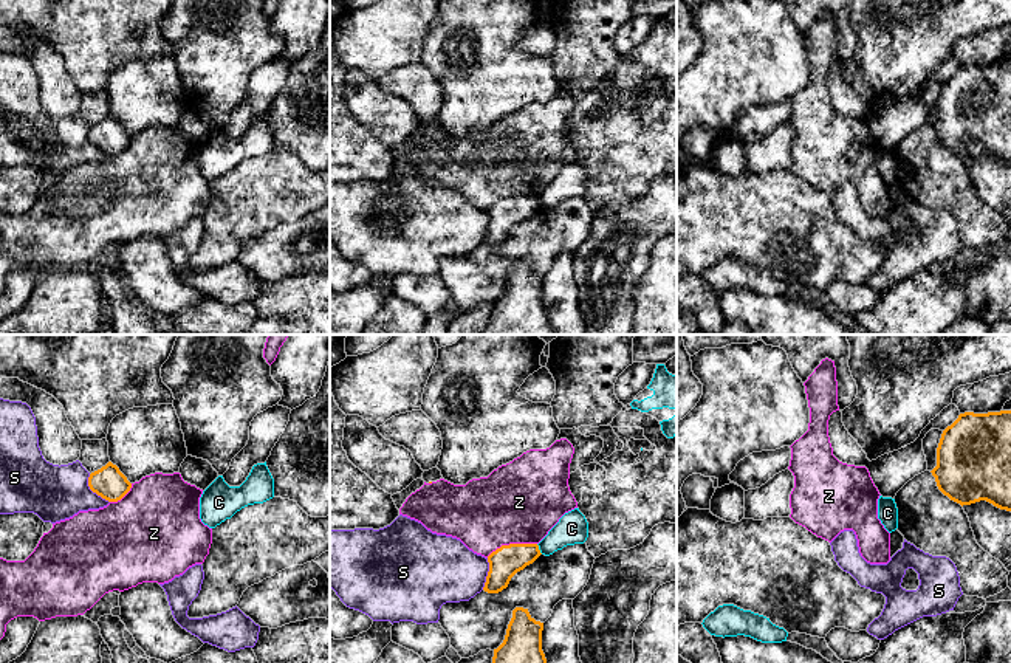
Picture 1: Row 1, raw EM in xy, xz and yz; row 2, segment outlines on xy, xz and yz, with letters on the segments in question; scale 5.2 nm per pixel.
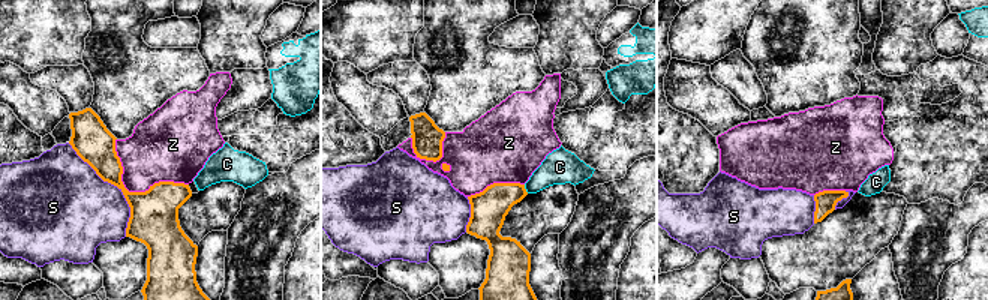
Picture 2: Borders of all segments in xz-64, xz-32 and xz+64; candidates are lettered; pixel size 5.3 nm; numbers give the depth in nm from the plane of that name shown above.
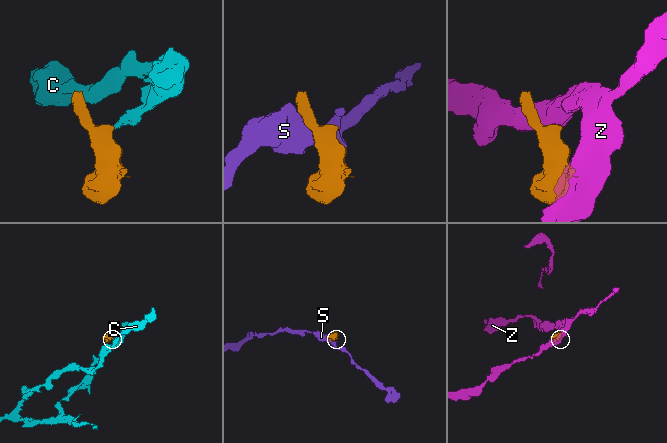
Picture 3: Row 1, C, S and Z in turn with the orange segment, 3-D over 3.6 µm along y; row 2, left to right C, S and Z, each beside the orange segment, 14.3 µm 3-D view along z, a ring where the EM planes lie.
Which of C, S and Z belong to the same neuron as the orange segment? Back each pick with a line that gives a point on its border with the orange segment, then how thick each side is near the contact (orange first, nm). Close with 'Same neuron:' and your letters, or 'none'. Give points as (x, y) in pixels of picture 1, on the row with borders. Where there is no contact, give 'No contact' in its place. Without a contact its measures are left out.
Same neuron: none

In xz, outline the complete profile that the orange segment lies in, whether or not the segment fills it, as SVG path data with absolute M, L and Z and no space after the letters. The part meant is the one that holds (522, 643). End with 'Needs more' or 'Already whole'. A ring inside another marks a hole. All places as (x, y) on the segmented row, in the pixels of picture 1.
M516 607L508 624L503 643L494 649L492 663L547 663L542 651L543 623L536 621L528 609Z. Already whole

